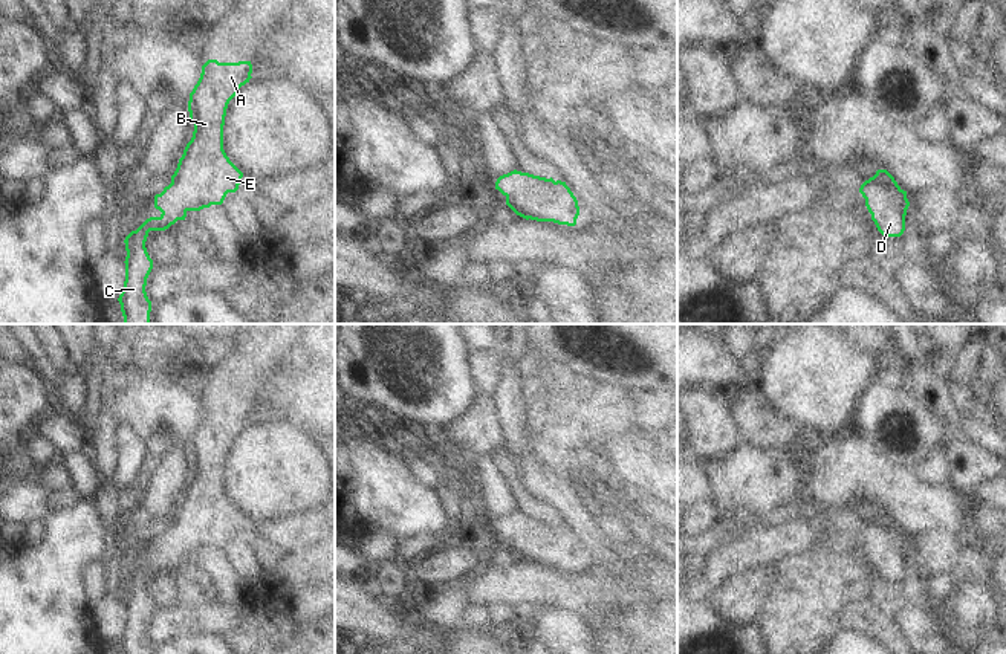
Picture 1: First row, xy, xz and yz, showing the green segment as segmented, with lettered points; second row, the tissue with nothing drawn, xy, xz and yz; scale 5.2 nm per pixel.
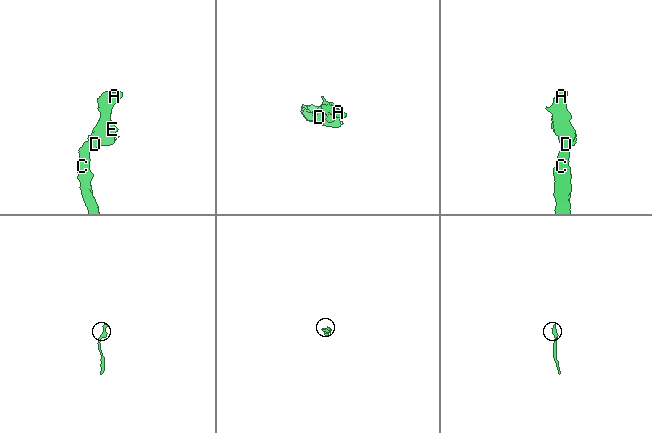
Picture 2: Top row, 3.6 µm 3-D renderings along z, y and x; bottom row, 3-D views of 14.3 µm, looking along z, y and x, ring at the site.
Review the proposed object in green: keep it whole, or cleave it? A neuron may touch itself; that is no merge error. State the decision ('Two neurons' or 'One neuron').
One neuron

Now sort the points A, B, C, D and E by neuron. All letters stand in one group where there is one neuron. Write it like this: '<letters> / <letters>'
A B C D E

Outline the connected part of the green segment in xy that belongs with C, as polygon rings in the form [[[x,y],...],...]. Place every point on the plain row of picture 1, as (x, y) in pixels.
[[[208,402],[190,435],[190,465],[194,466],[171,526],[154,538],[154,550],[162,556],[147,561],[131,573],[125,585],[125,623],[118,640],[121,654],[151,654],[147,620],[153,611],[145,584],[150,573],[165,573],[188,553],[222,547],[228,535],[239,532],[243,515],[223,492],[223,468],[229,443],[249,425],[251,403],[219,405]]]

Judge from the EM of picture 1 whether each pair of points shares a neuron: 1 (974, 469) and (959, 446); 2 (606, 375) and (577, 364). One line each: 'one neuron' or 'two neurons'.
1: one neuron
2: one neuron

